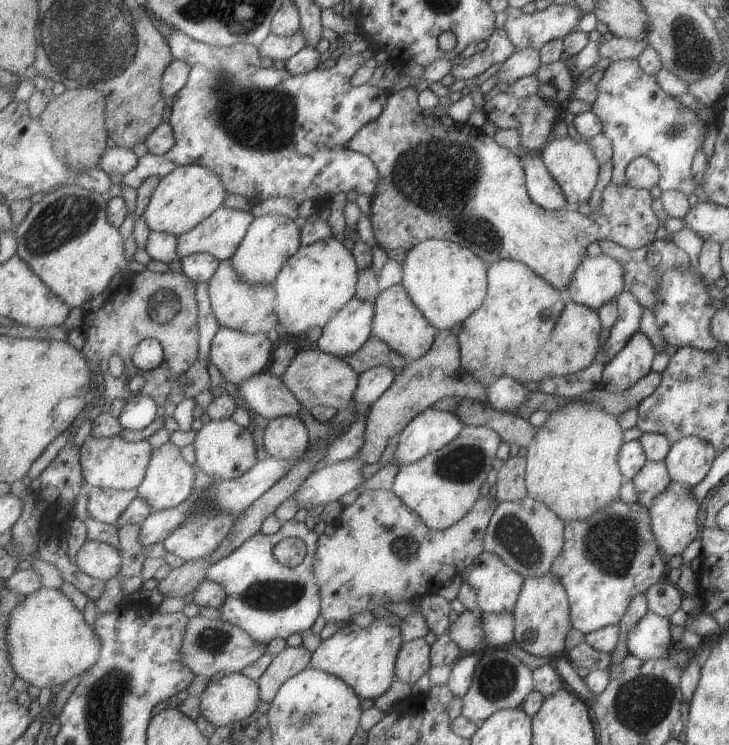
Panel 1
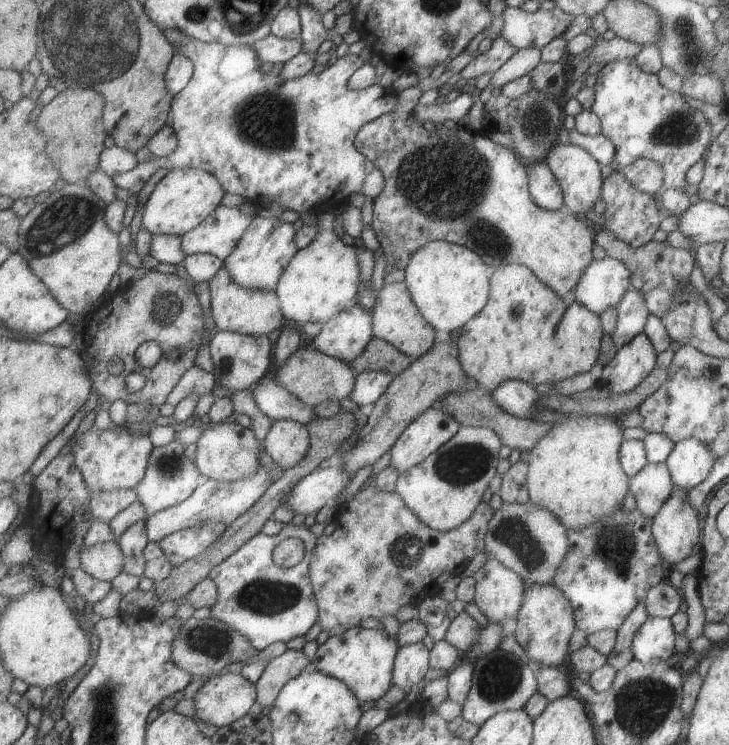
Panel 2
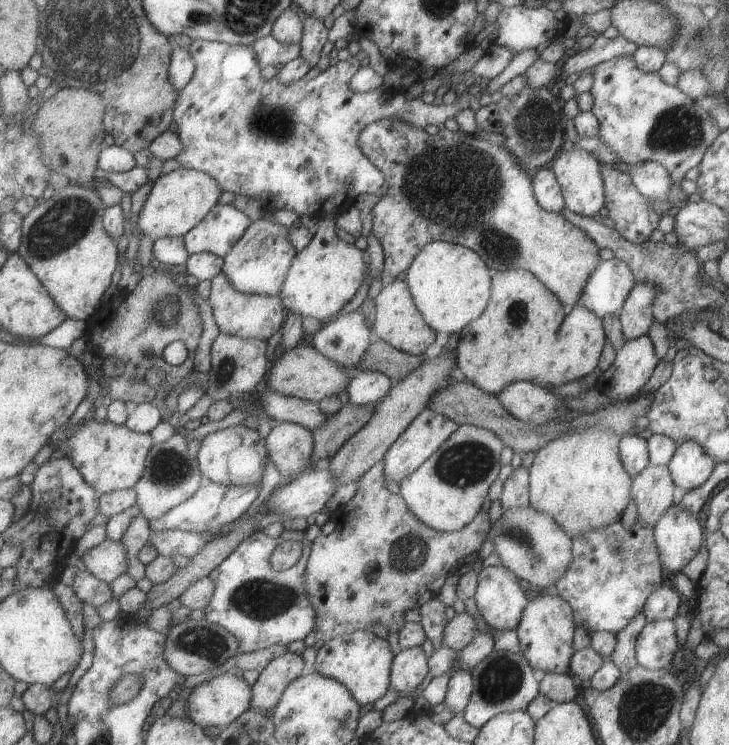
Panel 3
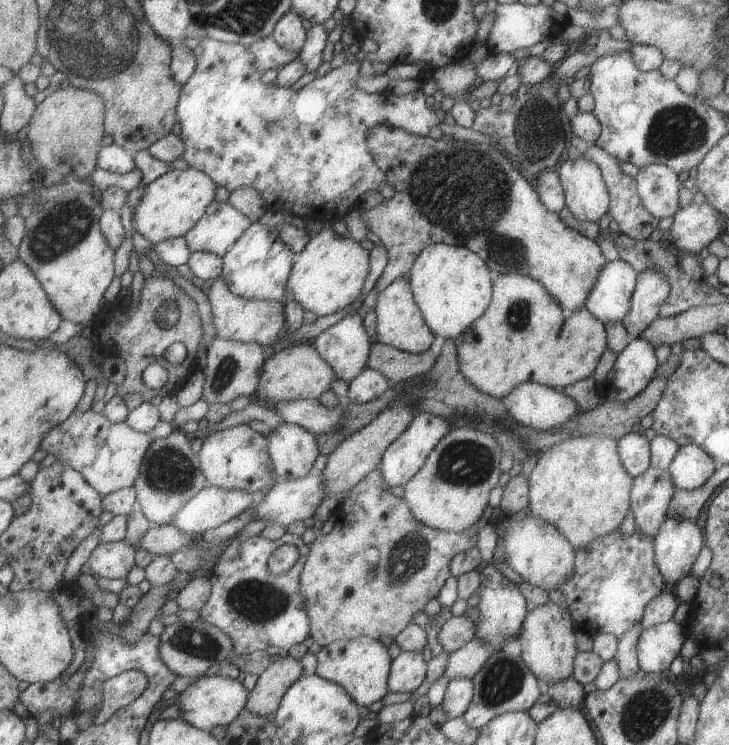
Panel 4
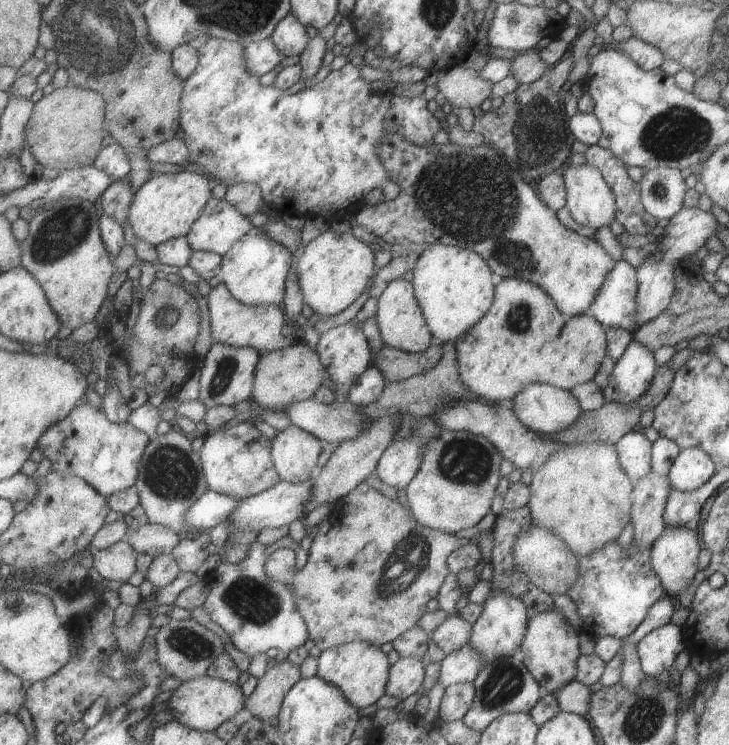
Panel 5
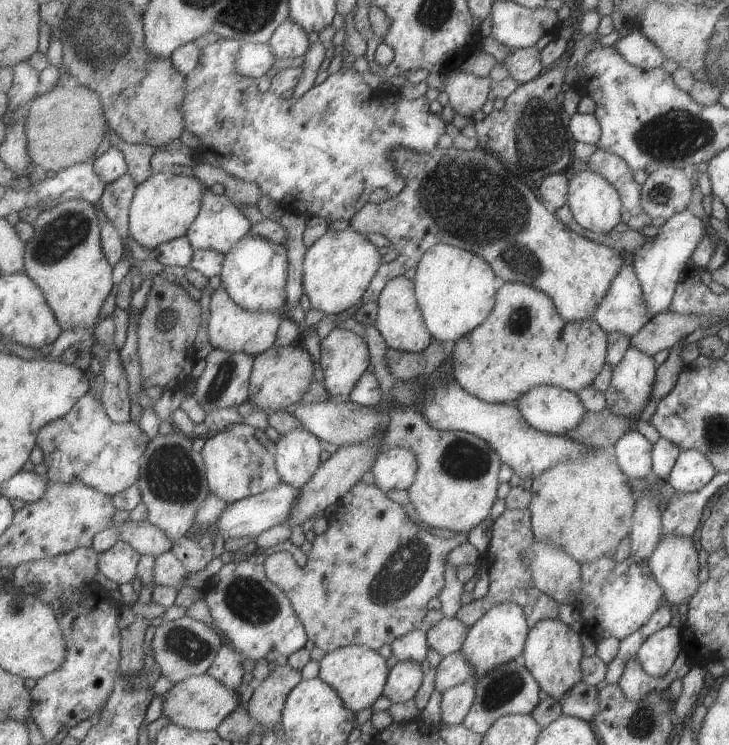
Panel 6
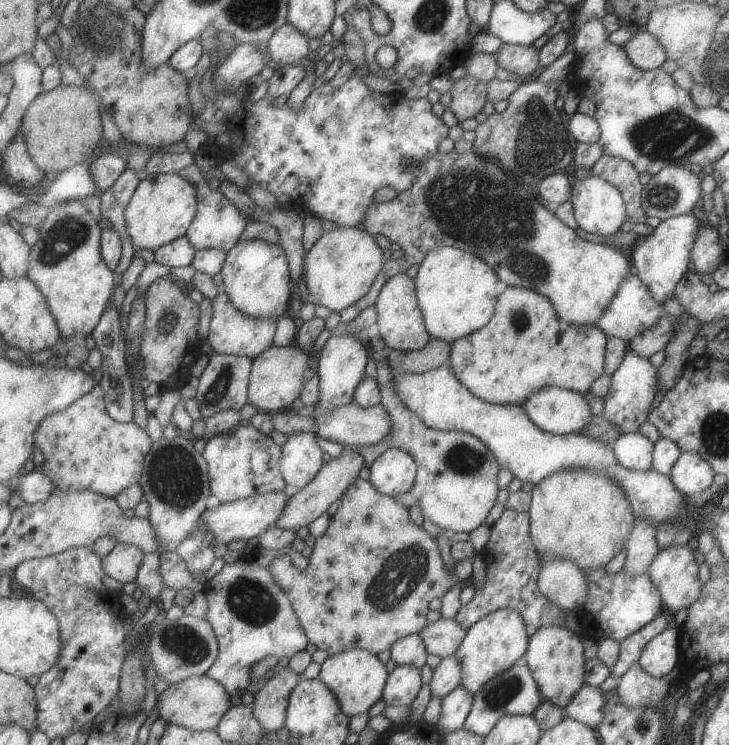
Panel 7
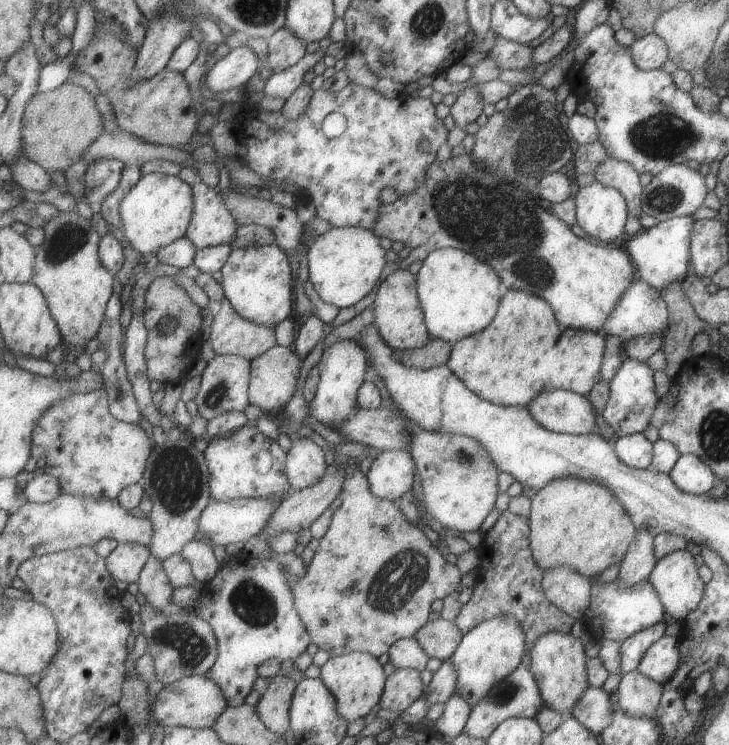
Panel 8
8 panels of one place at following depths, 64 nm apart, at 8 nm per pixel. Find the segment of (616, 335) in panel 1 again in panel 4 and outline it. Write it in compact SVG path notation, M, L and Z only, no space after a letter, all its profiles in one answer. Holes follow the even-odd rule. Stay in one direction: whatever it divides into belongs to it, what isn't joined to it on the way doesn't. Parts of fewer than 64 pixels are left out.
M645 268L636 273L635 288L629 298L629 310L620 322L633 338L639 337L658 317L659 306L667 300L669 291L669 280L663 272Z

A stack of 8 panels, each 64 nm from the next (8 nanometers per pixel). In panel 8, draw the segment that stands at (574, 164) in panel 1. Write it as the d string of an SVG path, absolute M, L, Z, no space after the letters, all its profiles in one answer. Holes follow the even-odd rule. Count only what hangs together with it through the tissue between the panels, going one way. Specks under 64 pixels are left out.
M600 182L579 187L575 196L576 223L593 242L621 245L627 218L626 202L614 188Z

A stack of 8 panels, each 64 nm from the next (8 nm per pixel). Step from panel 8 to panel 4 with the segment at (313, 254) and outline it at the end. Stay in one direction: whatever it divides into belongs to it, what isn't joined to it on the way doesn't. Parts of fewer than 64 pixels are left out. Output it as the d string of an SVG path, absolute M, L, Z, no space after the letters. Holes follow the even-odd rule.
M333 221L322 222L323 228L309 241L307 248L298 254L287 282L287 294L293 294L304 310L318 317L339 312L349 308L350 304L355 304L369 274L369 250L350 235L341 237L337 234L331 226Z

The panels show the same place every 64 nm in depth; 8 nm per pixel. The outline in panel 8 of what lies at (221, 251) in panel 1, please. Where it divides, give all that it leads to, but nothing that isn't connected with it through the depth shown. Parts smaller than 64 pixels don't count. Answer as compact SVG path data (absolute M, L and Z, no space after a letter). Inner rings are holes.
M185 167L180 177L191 185L195 199L193 220L186 236L198 249L233 244L240 224L233 212L223 204L225 200L221 198L219 188L207 186L197 168Z

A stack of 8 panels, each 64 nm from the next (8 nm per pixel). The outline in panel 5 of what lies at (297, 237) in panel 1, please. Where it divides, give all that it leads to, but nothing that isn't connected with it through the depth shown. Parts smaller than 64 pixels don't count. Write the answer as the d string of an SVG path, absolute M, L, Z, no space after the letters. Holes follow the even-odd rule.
M262 226L253 227L225 254L221 282L247 306L283 306L293 262L293 253L286 246L271 238Z

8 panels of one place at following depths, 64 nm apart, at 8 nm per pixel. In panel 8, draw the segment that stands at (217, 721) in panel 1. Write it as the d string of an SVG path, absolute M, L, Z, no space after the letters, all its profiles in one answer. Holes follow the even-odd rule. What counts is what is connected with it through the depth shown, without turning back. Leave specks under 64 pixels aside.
M204 675L182 678L173 684L165 685L157 694L153 705L153 719L166 727L184 726L205 729L215 726L219 716L227 710L227 698L219 684Z

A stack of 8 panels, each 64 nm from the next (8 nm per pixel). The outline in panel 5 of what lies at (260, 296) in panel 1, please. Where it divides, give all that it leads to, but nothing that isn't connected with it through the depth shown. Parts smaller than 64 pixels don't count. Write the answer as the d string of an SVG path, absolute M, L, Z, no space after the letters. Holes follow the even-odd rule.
M223 282L211 290L207 302L213 343L227 344L235 348L255 348L259 352L279 350L295 344L292 340L285 340L283 336L283 328L289 320L283 306L247 306L239 302Z

